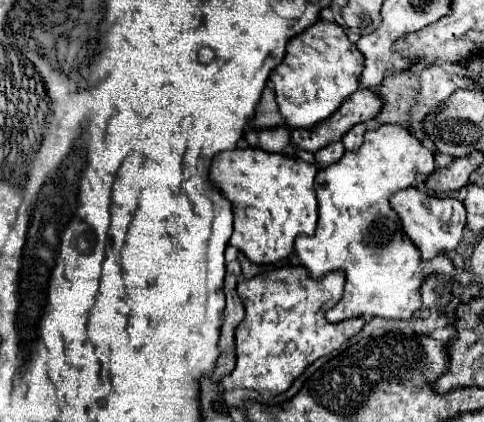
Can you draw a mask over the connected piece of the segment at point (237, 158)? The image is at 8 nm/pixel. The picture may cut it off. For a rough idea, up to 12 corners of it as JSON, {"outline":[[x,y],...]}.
{"outline":[[260,148],[216,154],[230,244],[284,260],[316,230],[314,164]]}

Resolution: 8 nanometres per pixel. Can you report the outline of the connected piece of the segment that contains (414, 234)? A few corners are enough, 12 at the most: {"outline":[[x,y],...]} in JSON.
{"outline":[[410,186],[390,198],[430,260],[460,244],[466,208]]}

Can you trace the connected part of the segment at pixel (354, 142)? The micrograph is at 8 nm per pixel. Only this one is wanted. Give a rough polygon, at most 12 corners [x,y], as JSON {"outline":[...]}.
{"outline":[[356,124],[342,138],[346,150],[358,150],[366,124]]}

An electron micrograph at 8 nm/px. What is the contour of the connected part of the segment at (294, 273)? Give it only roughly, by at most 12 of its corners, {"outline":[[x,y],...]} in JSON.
{"outline":[[302,264],[238,282],[224,390],[288,390],[358,334],[330,324],[342,270]]}

